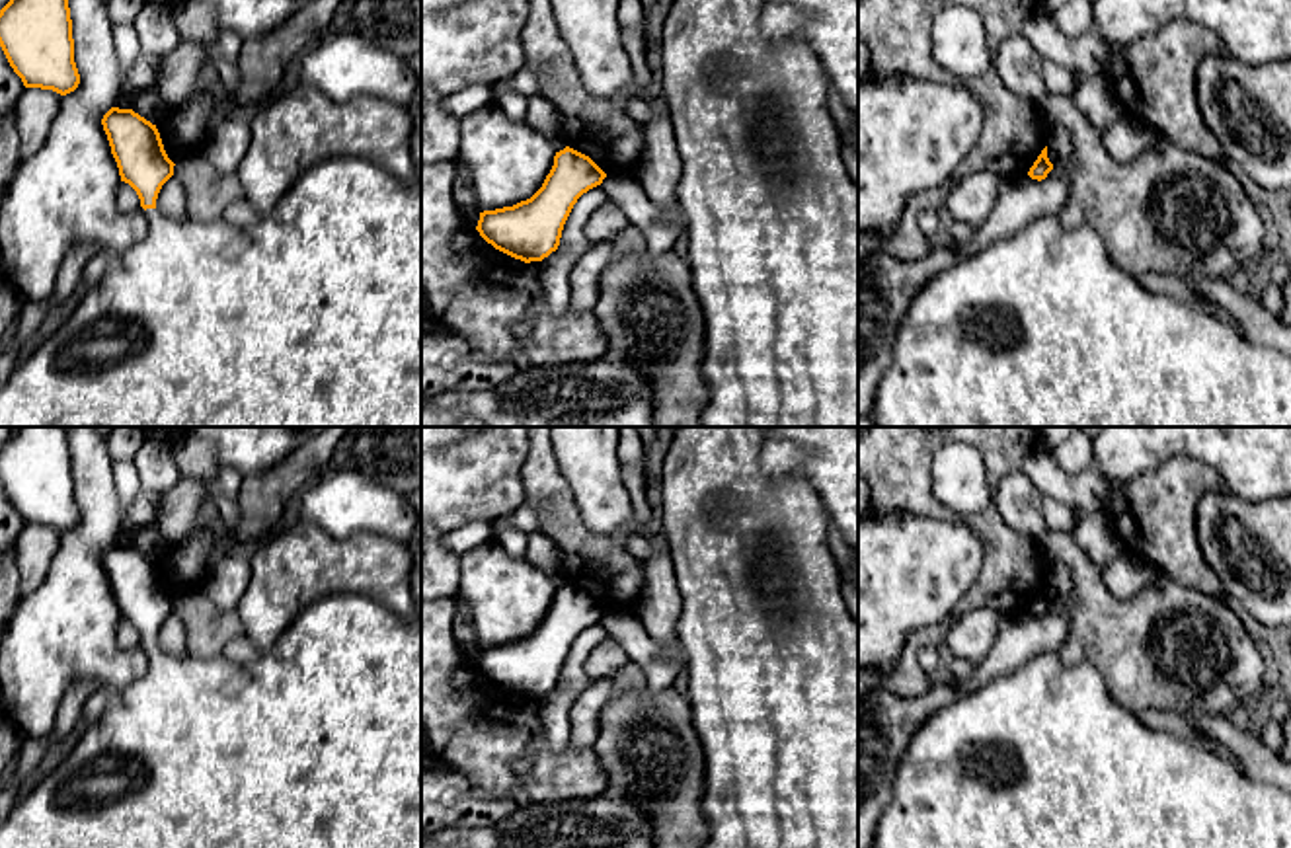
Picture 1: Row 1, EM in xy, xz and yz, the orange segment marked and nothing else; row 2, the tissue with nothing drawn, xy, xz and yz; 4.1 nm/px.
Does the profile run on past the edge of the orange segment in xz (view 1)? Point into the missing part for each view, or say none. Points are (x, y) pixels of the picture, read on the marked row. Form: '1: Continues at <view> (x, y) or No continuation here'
1: No continuation here

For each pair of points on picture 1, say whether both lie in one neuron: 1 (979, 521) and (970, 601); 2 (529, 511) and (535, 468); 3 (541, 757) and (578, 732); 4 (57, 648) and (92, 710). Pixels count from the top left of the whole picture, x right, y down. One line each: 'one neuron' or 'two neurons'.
1: one neuron
2: two neurons
3: two neurons
4: two neurons

